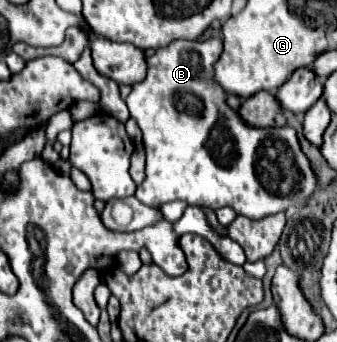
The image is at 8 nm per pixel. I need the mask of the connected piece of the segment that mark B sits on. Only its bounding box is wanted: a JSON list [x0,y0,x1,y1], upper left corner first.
[126,36,316,220]

